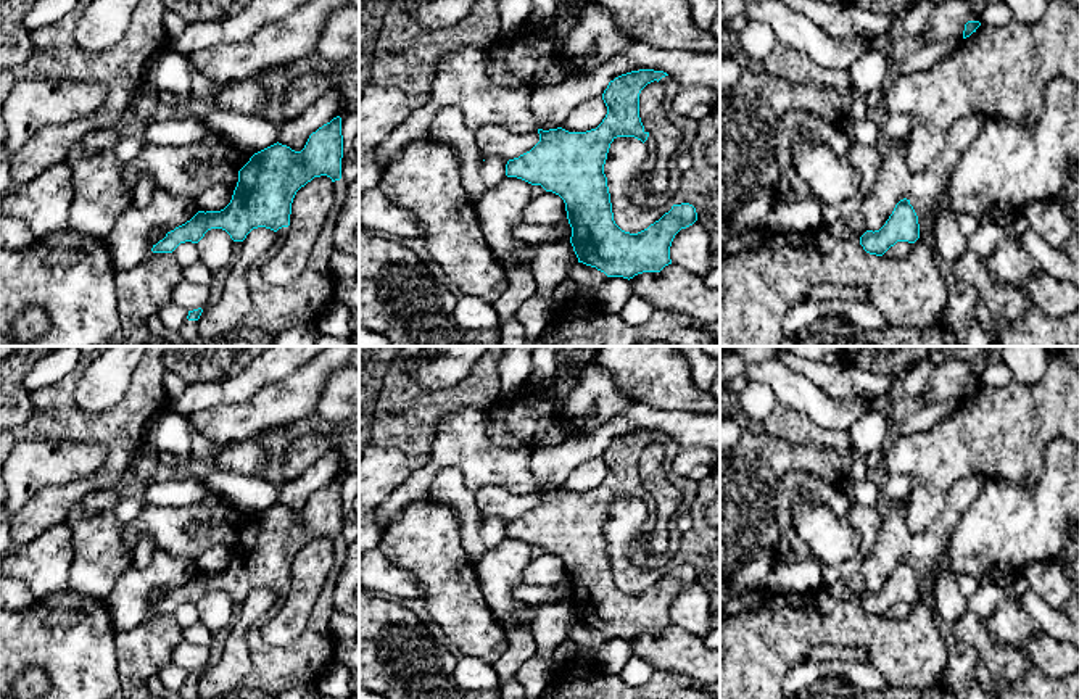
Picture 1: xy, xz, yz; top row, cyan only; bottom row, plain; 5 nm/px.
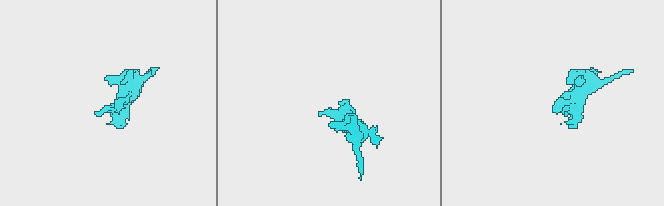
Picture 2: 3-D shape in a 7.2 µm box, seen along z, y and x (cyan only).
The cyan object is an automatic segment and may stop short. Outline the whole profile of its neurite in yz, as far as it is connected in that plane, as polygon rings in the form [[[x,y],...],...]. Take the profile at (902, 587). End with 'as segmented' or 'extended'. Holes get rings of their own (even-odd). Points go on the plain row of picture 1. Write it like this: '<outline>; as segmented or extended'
[[[900,560],[879,591],[866,591],[860,606],[870,615],[883,617],[897,602],[915,604],[920,599],[918,577],[910,560]]]; as segmented

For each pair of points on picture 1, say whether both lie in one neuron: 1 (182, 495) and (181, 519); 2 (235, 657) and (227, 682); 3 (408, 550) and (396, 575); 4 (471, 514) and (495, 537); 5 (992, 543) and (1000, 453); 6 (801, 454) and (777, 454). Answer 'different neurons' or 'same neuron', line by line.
1: different neurons
2: same neuron
3: different neurons
4: different neurons
5: different neurons
6: same neuron

